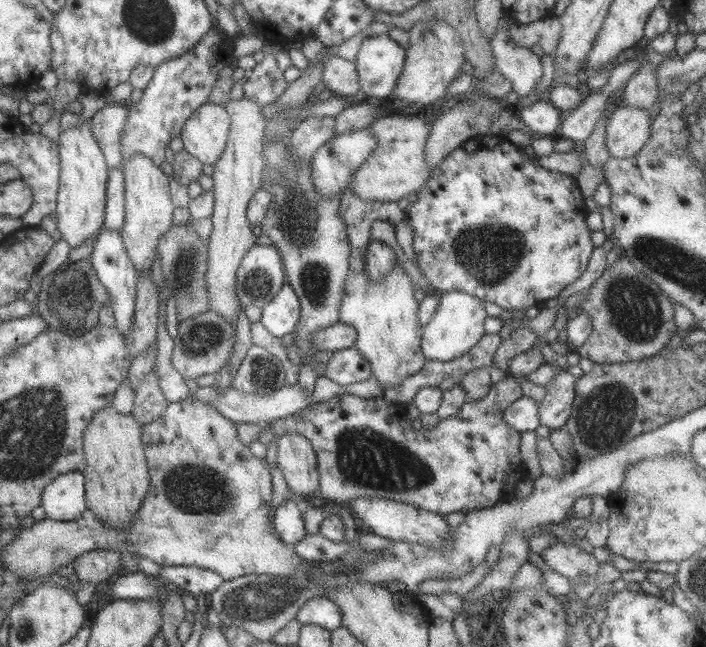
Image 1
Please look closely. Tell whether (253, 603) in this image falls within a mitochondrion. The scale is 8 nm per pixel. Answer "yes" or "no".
yes

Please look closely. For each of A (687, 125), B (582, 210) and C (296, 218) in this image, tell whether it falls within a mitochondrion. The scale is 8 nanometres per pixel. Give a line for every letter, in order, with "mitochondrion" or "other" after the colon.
A: other
B: other
C: mitochondrion

